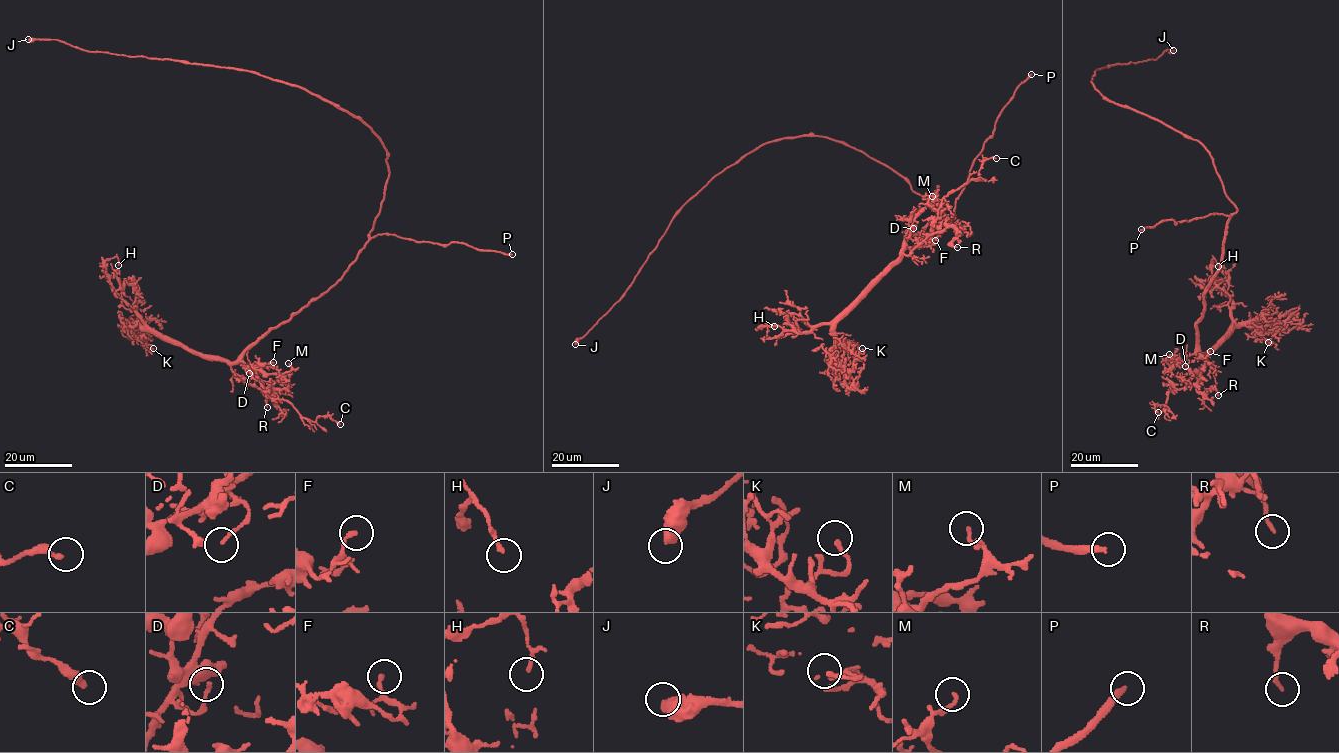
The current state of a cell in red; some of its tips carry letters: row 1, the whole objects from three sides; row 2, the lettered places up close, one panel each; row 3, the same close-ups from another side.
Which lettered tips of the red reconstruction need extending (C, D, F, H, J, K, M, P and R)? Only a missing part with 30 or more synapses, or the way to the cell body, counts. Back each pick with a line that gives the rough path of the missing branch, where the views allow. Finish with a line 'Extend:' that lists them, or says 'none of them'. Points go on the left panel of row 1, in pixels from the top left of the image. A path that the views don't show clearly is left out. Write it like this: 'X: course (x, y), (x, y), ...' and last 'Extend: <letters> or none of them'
Extend: P

